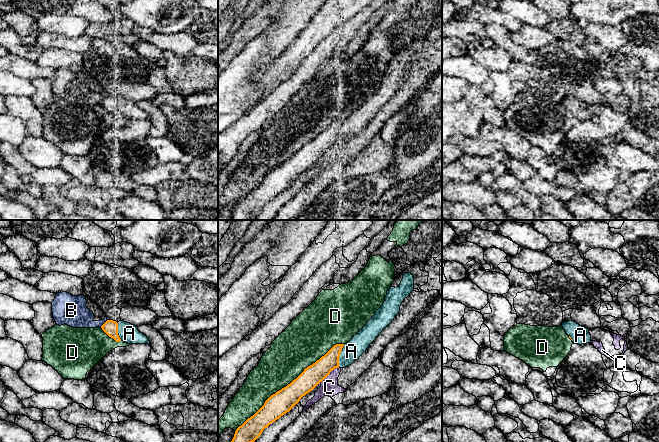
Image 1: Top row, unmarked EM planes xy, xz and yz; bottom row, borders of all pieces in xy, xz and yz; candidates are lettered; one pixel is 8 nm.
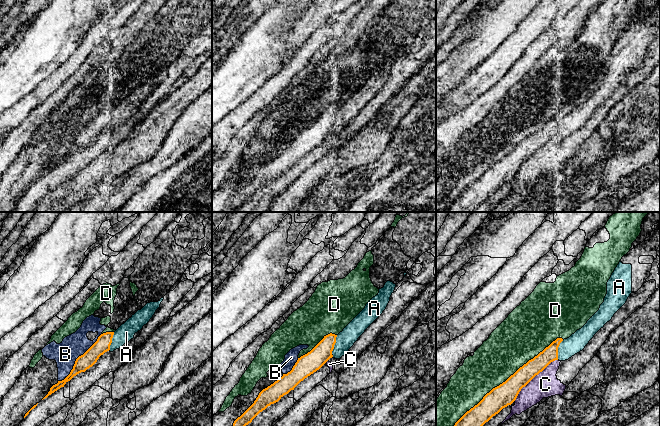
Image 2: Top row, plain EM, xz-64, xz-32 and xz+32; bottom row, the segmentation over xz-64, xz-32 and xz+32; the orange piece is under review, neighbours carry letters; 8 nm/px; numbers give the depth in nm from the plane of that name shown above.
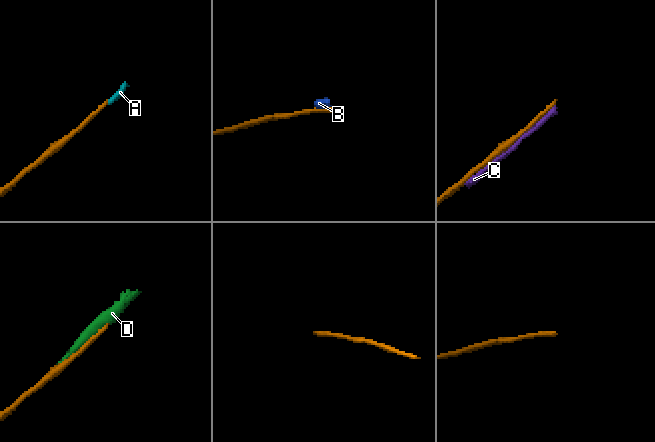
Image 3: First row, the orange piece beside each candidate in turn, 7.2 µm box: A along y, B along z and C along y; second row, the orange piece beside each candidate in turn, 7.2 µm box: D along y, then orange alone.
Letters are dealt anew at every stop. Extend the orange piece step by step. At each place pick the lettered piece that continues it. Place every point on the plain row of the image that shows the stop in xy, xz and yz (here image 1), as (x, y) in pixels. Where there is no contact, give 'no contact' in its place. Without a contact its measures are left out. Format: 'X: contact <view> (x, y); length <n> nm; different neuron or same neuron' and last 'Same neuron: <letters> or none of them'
A: contact xz (339, 131); length 190 nm; same neuron
B: contact xy (104, 99); length 80 nm; different neuron
C: contact xz (329, 149); length 200 nm; different neuron
D: contact xz (288, 160); length 1100 nm; different neuron
Same neuron: A

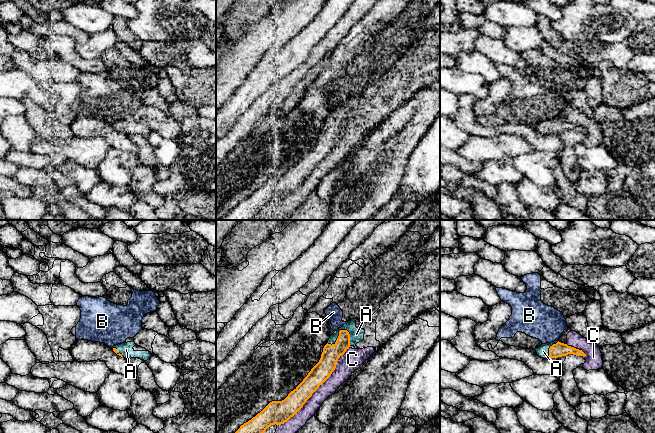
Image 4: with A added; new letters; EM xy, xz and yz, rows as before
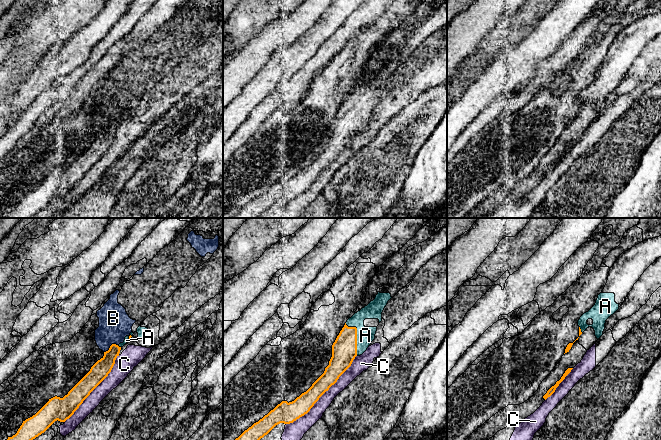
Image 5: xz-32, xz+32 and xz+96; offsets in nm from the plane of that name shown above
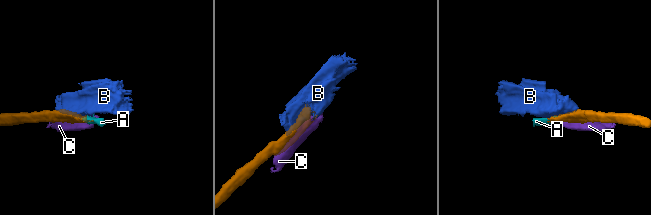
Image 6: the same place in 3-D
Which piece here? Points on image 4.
A: contact xz (339, 111); length 200 nm; same neuron
B: no contact; different neuron
C: contact xz (317, 164); length 850 nm; different neuron
Same neuron: A

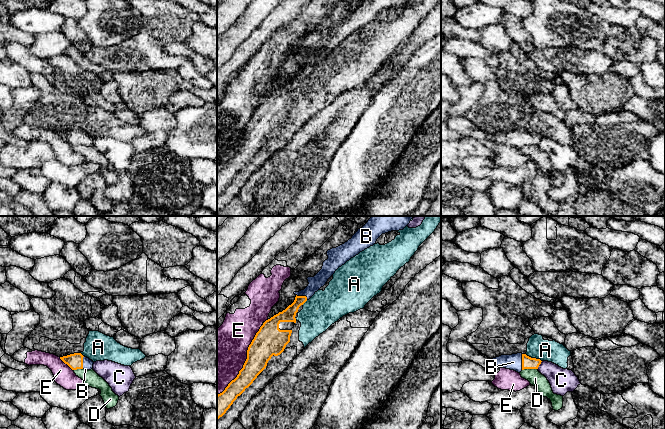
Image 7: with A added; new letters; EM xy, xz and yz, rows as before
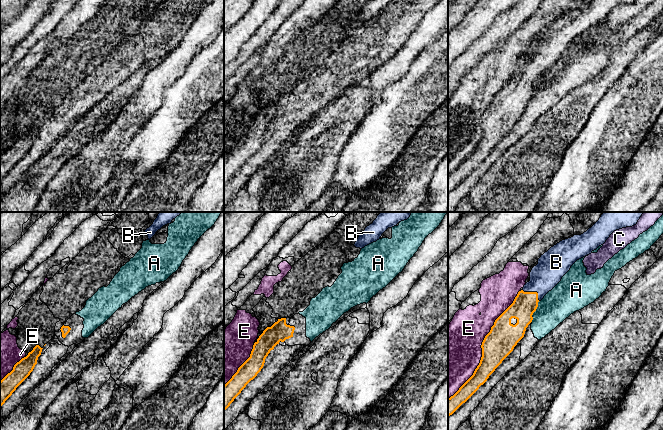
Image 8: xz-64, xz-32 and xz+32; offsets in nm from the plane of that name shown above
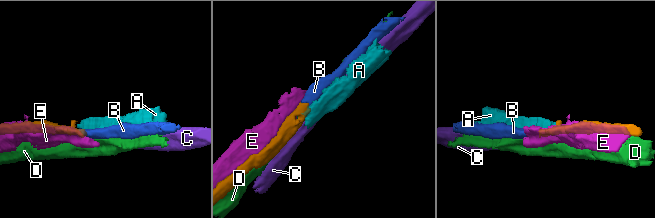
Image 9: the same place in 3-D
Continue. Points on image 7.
A: contact yz (533, 134); length 150 nm; different neuron
B: contact yz (522, 138); length 130 nm; same neuron
C: contact yz (539, 140); length 80 nm; different neuron
D: contact yz (529, 144); length 130 nm; different neuron
E: contact xz (245, 137); length 650 nm; different neuron
Same neuron: B

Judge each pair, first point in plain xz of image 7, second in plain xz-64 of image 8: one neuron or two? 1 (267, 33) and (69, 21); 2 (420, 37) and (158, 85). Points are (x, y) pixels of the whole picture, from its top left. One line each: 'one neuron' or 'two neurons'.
1: two neurons
2: one neuron

